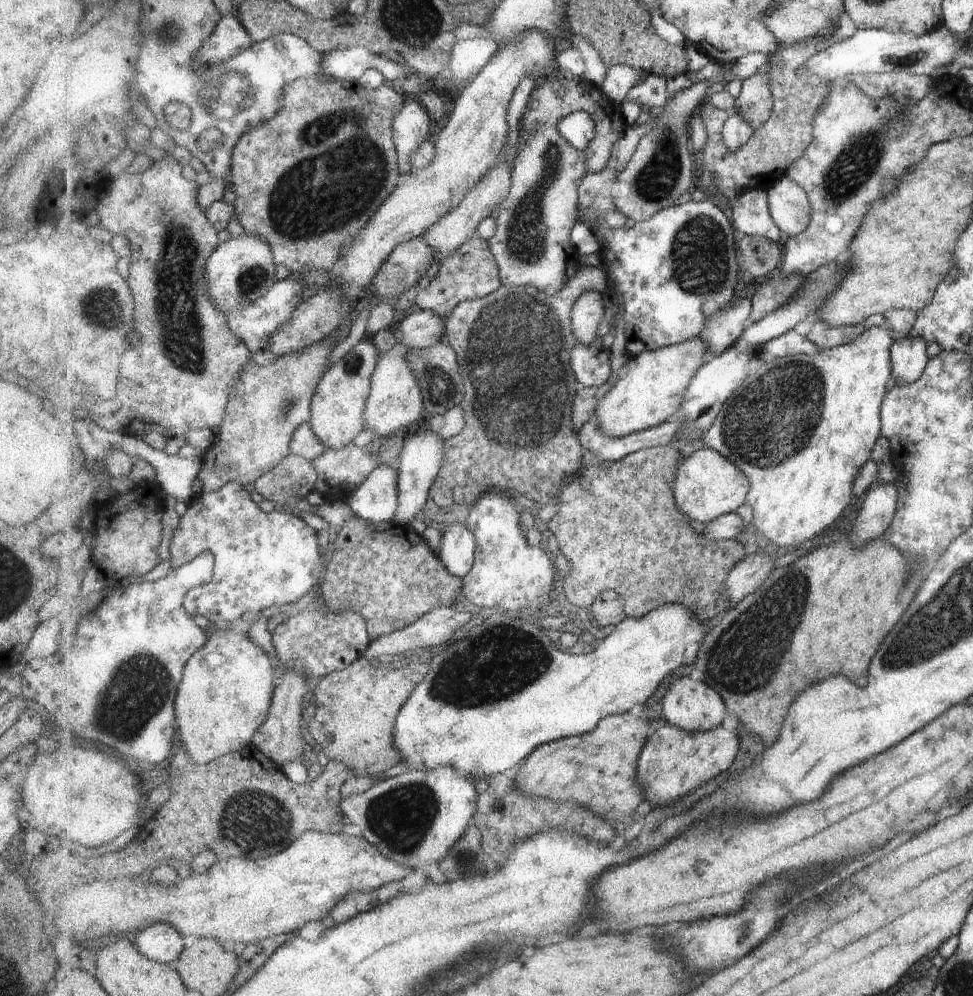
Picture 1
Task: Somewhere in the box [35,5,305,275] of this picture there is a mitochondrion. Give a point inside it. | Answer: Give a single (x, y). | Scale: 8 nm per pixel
(226, 94)

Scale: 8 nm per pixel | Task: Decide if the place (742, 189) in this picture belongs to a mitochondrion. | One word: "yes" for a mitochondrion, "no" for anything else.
no

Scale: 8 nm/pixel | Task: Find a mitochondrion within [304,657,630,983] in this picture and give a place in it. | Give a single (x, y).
(402, 819)

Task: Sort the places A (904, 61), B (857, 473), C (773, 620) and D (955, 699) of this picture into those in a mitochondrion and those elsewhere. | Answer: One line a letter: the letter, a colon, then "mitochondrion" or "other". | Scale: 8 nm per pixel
A: mitochondrion
B: other
C: mitochondrion
D: other

